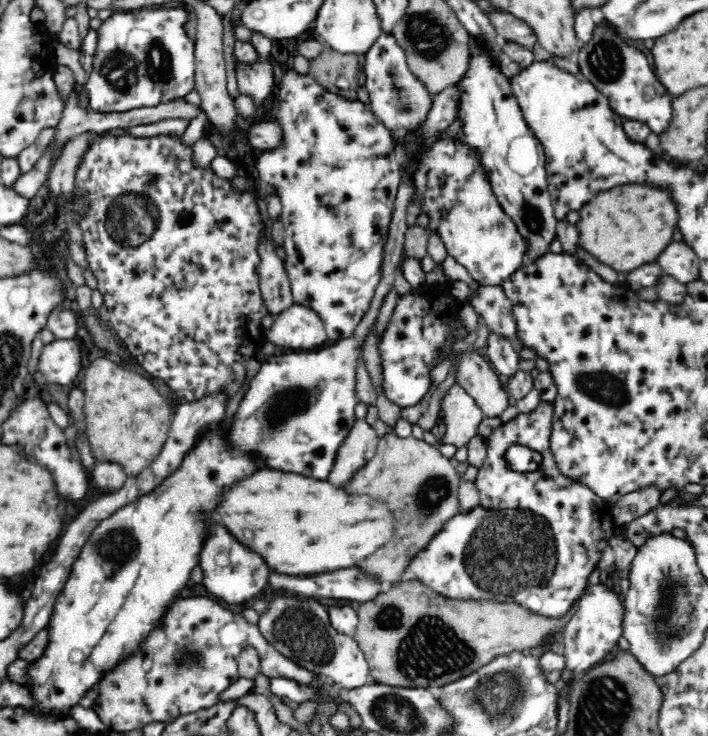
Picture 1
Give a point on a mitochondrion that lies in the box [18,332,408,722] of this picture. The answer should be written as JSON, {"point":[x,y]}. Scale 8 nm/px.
{"point":[306,638]}

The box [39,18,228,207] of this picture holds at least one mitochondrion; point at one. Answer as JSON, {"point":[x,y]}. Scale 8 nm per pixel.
{"point":[128,62]}

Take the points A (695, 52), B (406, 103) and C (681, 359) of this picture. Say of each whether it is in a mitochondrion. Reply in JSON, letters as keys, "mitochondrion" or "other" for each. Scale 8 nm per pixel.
{"A":"other","B":"mitochondrion","C":"other"}

